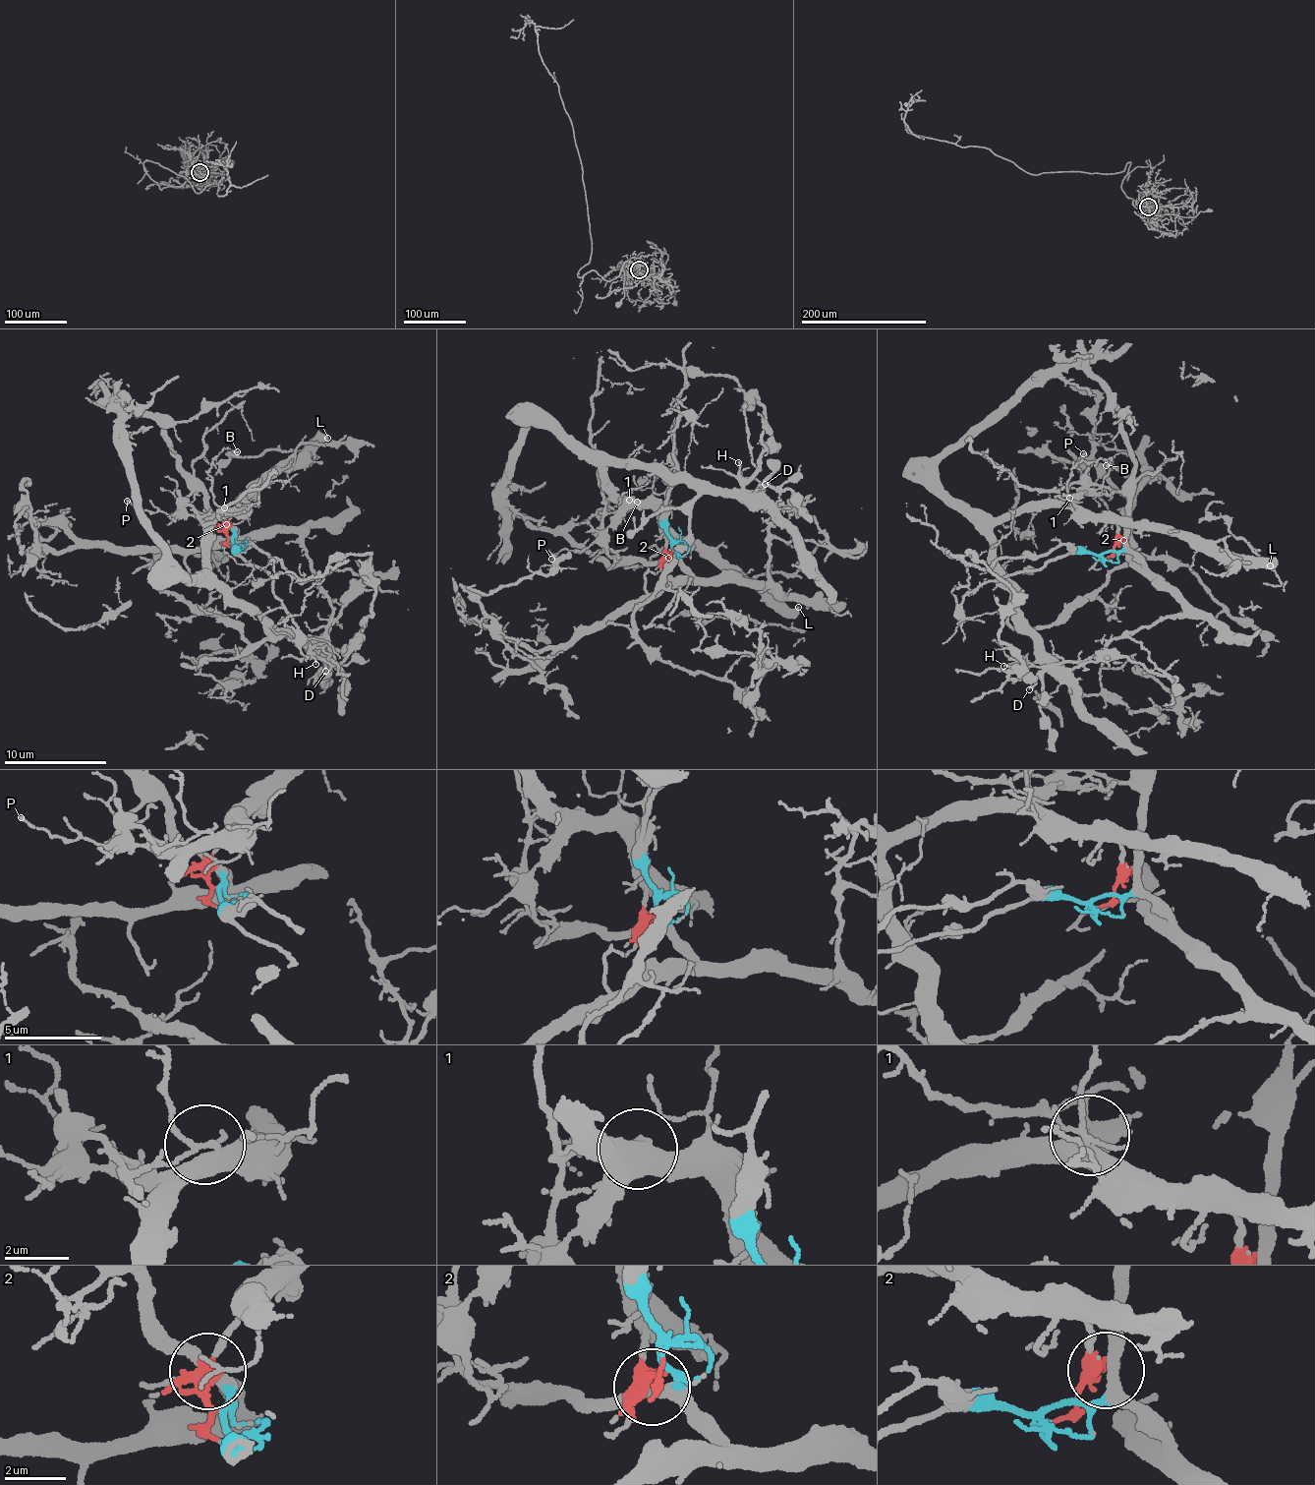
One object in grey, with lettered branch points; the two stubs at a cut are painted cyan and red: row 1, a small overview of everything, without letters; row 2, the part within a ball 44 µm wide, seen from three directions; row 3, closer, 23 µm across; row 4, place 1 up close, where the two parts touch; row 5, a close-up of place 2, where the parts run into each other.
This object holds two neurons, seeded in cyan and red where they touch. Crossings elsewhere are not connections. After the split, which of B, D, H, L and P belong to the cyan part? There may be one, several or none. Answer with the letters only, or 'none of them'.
P

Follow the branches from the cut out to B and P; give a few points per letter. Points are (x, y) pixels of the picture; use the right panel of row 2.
B: (1105, 557), (1113, 553), (1116, 525), (1100, 521), (1069, 500), (1067, 480), (1076, 462), (1112, 457), (1106, 466)
P: (1105, 557), (1122, 548), (1126, 498), (1118, 490), (1108, 495), (1083, 489), (1076, 466), (1084, 452)

